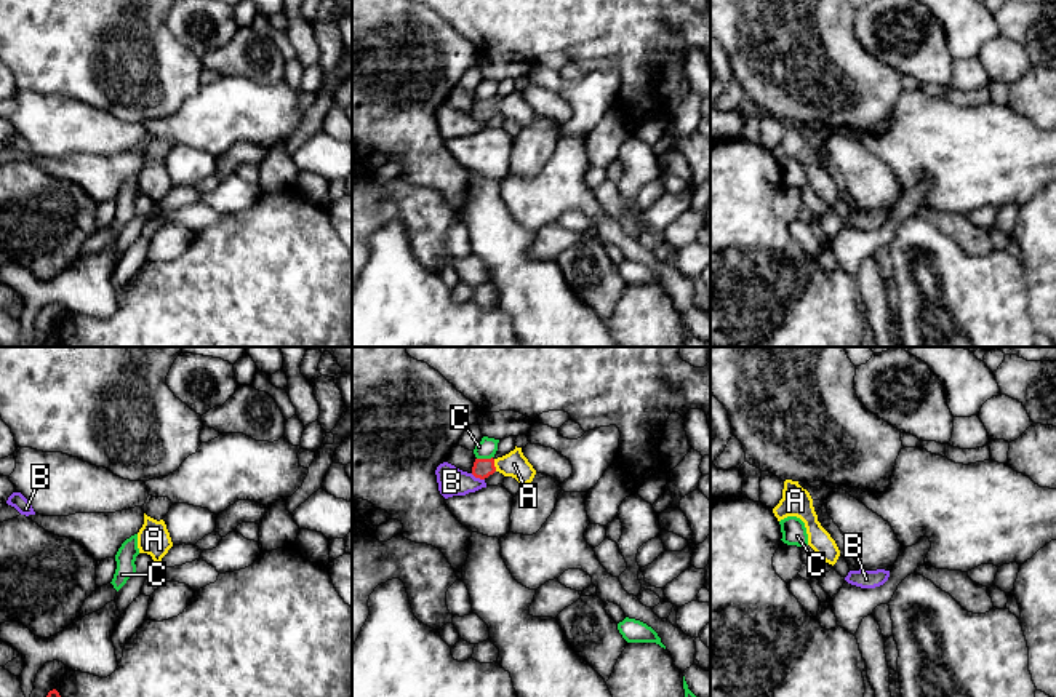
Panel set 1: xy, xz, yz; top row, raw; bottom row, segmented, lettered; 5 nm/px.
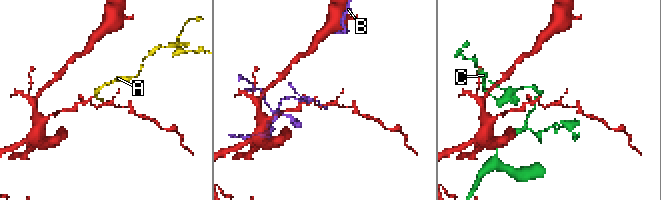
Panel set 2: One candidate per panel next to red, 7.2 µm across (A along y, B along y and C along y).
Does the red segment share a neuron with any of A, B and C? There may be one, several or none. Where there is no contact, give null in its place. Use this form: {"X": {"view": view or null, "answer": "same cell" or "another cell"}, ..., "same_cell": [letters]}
{"A": {"view": "xz", "answer": "same cell"}, "B": {"view": "xz", "answer": "another cell"}, "C": {"view": "xz", "answer": "another cell"}, "same_cell": ["A"]}

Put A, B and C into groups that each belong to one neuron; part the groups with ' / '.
A / B / C

